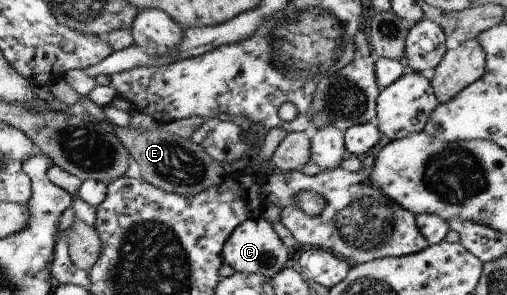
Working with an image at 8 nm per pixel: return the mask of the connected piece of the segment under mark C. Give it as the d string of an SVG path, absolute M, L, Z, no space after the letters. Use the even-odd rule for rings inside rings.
M251 218L238 225L222 249L224 263L231 265L237 273L259 274L270 279L277 275L289 261L289 251L273 231L267 220Z

